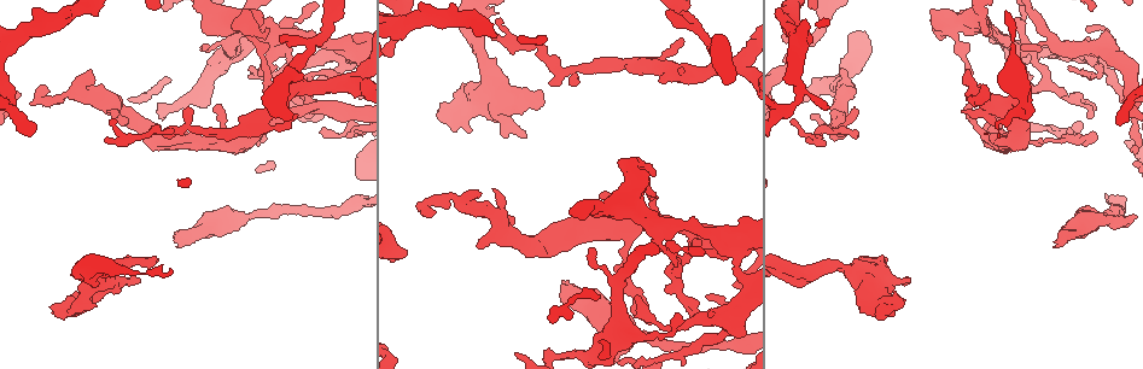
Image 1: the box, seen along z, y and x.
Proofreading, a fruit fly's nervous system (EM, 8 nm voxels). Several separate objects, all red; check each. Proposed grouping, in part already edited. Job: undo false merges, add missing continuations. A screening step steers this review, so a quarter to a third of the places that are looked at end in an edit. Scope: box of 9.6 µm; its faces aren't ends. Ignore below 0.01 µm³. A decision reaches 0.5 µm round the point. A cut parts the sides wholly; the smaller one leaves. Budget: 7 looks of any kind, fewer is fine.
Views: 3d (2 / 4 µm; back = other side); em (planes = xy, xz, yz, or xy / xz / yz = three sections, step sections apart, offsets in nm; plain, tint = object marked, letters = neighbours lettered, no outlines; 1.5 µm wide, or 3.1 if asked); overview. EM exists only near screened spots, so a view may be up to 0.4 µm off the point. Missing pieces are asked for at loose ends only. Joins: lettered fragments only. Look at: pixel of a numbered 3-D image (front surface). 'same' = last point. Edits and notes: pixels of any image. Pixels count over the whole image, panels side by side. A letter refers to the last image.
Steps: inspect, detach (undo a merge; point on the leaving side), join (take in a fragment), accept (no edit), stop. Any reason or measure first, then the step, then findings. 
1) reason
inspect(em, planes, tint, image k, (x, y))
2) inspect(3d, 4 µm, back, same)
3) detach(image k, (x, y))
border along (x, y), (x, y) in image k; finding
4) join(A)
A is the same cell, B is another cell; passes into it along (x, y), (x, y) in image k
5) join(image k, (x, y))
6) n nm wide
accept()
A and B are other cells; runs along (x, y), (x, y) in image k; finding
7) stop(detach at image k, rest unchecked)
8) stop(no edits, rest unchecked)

a narrow waist
inspect(em, yz, step 8, letters, image 1, (717, 347))

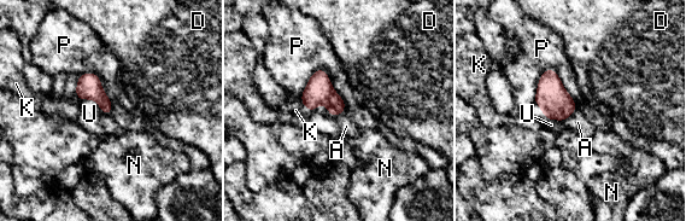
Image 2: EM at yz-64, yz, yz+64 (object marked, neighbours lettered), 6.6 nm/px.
accept()
A, D, K, N, P and U are other cells; border along (312, 111), (324, 103), (334, 117) in image 2; continuous, no second neuron

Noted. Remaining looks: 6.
thin end
inspect(em, planes, letters, image 1, (649, 325))

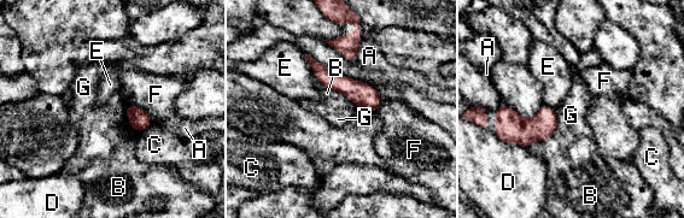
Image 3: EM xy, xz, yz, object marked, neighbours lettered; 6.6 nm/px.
accept()
A, B, C, D, E, F and G are other cells; none of them fits

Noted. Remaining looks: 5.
tapers out
inspect(em, xz, step 8, tint, image 1, (680, 41))

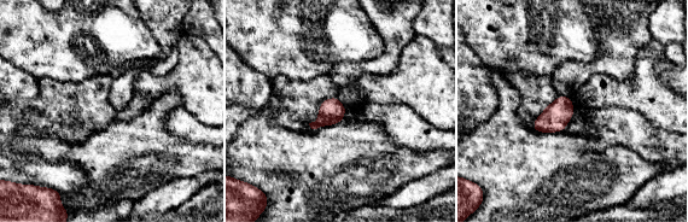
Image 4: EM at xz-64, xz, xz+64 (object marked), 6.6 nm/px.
another direction
inspect(em, planes, letters, same)

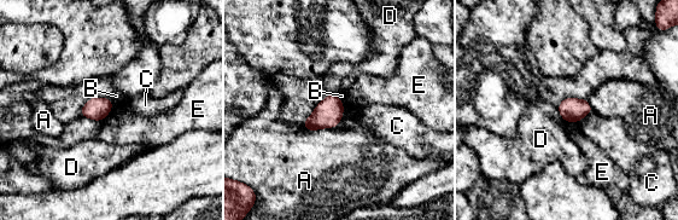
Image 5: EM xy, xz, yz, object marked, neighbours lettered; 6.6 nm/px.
A touches over 220 nm
accept()
A, B, C, D and E are other cells; border along (110, 111), (100, 121) in image 5; no lettered fragment goes on from it

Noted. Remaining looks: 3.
stop(no edits, rest unchecked)

